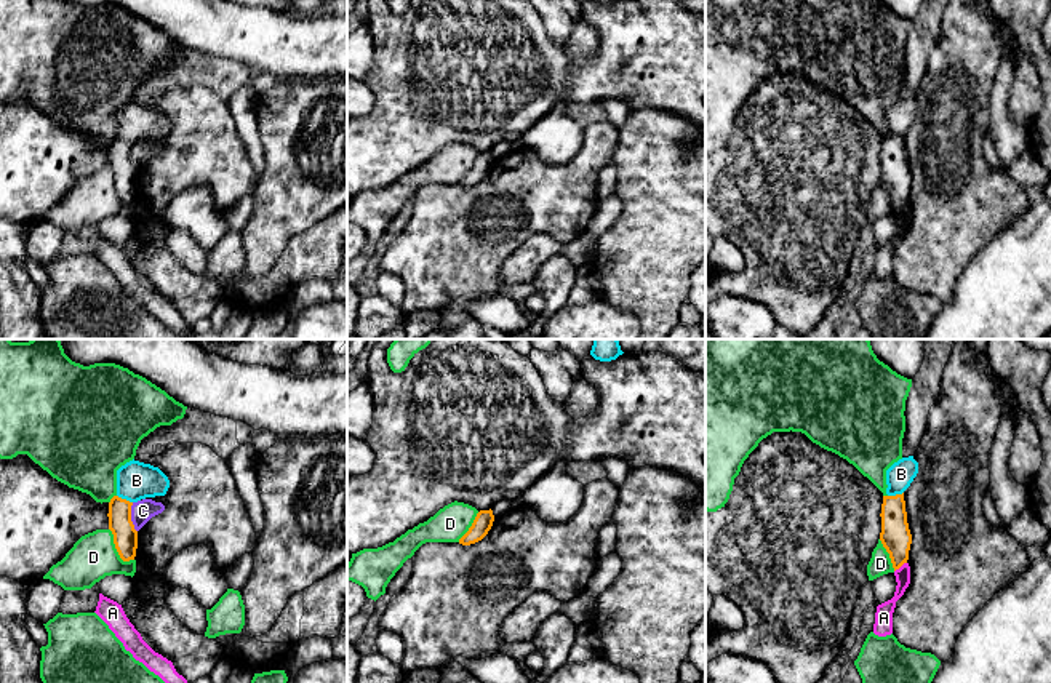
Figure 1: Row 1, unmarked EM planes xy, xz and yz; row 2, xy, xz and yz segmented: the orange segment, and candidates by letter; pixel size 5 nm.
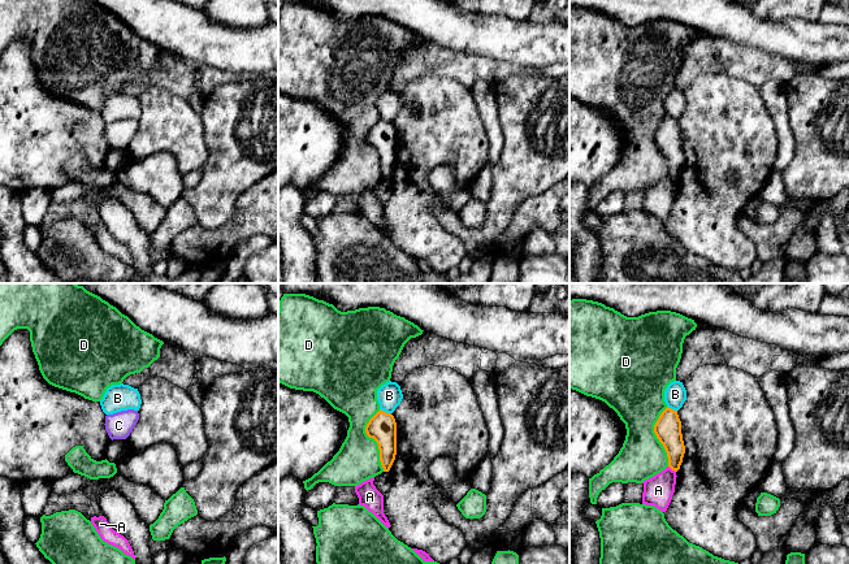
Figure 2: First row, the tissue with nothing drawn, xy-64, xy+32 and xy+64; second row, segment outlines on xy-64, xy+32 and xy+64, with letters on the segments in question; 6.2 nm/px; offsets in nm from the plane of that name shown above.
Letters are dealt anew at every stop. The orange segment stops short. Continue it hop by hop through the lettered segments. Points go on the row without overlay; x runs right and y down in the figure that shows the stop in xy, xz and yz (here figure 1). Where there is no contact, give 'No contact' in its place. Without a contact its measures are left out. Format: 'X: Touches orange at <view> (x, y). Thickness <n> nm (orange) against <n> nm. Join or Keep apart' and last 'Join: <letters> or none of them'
A: Touches orange at yz (899, 208). Thickness 150 nm (orange) against 80 nm. Keep apart
B: Touches orange at xy (125, 141). Thickness 130 nm (orange) against 190 nm. Keep apart
C: Touches orange at xy (130, 159). Thickness 130 nm (orange) against 110 nm. Keep apart
D: Touches orange at xy (115, 189). Thickness 130 nm (orange) against 240 nm. Keep apart
Join: none of them

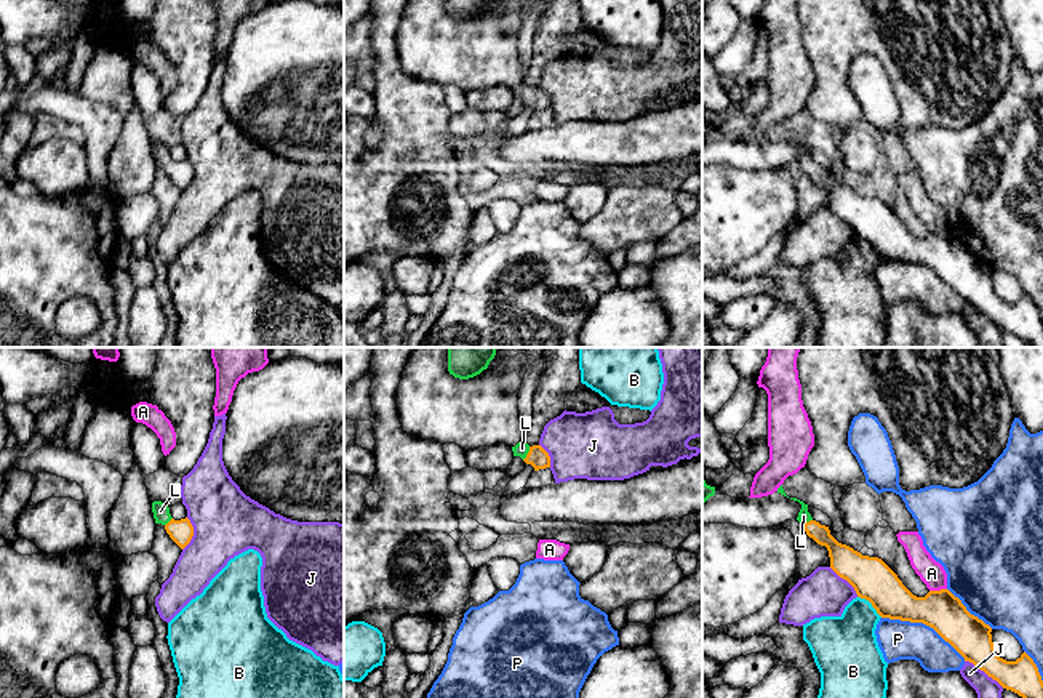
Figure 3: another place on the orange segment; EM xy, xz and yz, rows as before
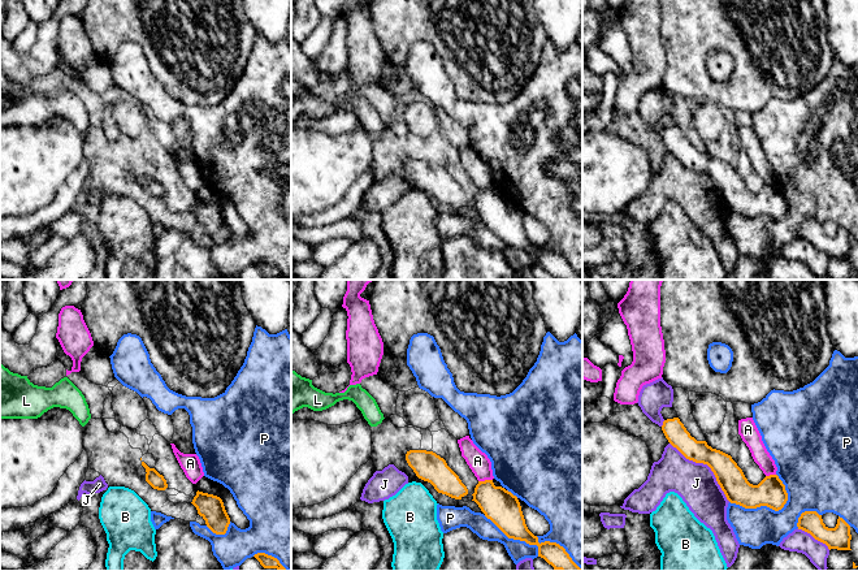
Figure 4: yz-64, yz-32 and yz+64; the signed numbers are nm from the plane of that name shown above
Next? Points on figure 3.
A: Touches orange at yz (938, 232). Thickness 200 nm (orange) against 120 nm. Keep apart
B: Touches orange at yz (871, 244). Thickness 200 nm (orange) against 300 nm. Keep apart
J: Touches orange at yz (984, 312). Thickness 200 nm (orange) against 130 nm. Keep apart
L: Touches orange at xz (528, 95). Thickness 100 nm (orange) against 70 nm. Join
P: Touches orange at yz (923, 264). Thickness 200 nm (orange) against 190 nm. Keep apart
Join: L

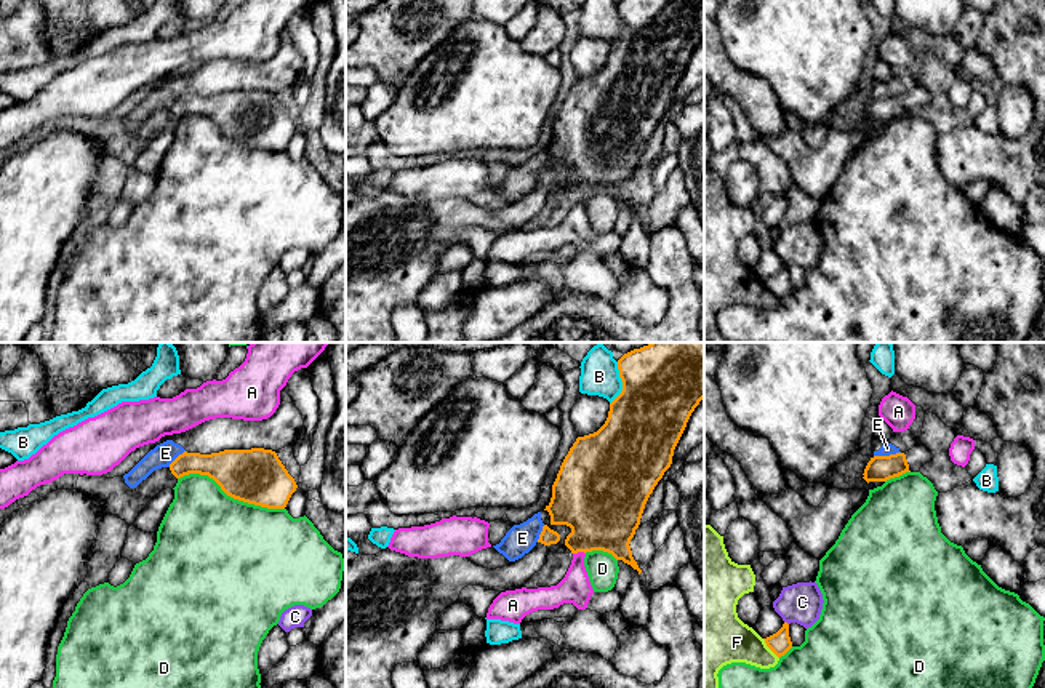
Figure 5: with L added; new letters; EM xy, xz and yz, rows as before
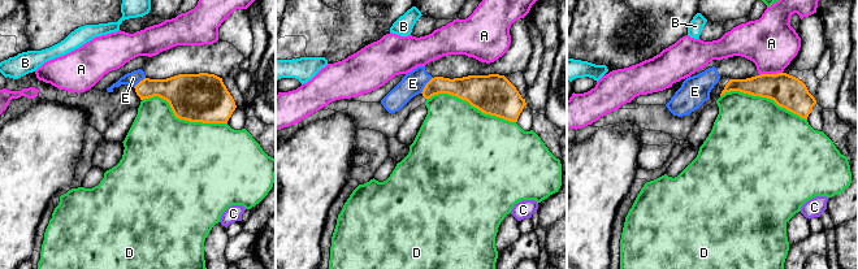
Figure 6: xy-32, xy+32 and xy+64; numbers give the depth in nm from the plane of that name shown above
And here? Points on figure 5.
A: Touches orange at xz (578, 192). Thickness 380 nm (orange) against 160 nm. Keep apart
B: Touches orange at xz (623, 24). Thickness 380 nm (orange) against 190 nm. Keep apart
C: Touches orange at yz (786, 264). Thickness 110 nm (orange) against 200 nm. Keep apart
D: Touches orange at xy (231, 138). Thickness 280 nm (orange) against 500 nm. Keep apart
E: Touches orange at yz (887, 98). Thickness 130 nm (orange) against 60 nm. Keep apart
F: Touches orange at yz (768, 288). Thickness 110 nm (orange) against 280 nm. Keep apart
Join: none of them

